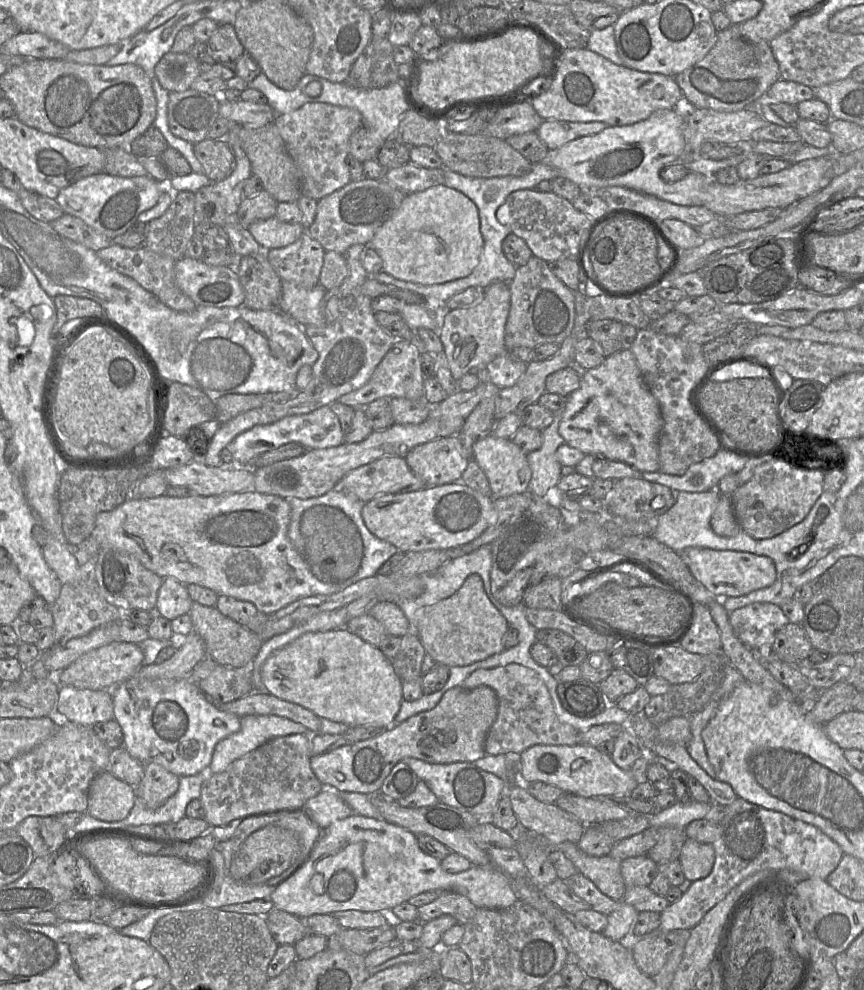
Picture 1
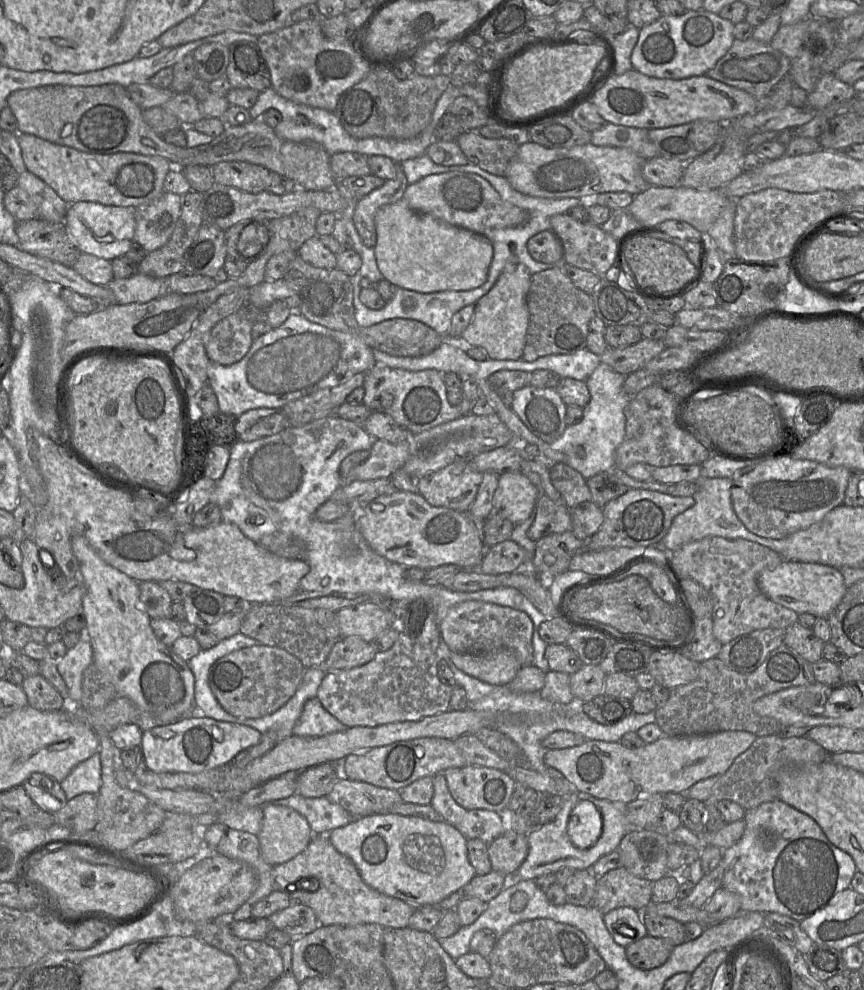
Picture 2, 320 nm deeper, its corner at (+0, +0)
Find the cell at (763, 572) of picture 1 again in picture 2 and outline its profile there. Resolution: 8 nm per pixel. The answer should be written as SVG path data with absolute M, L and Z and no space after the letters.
M783 560L776 568L761 572L757 583L761 592L775 603L797 614L812 613L818 618L827 618L846 592L843 575L838 569L819 563L791 560Z

